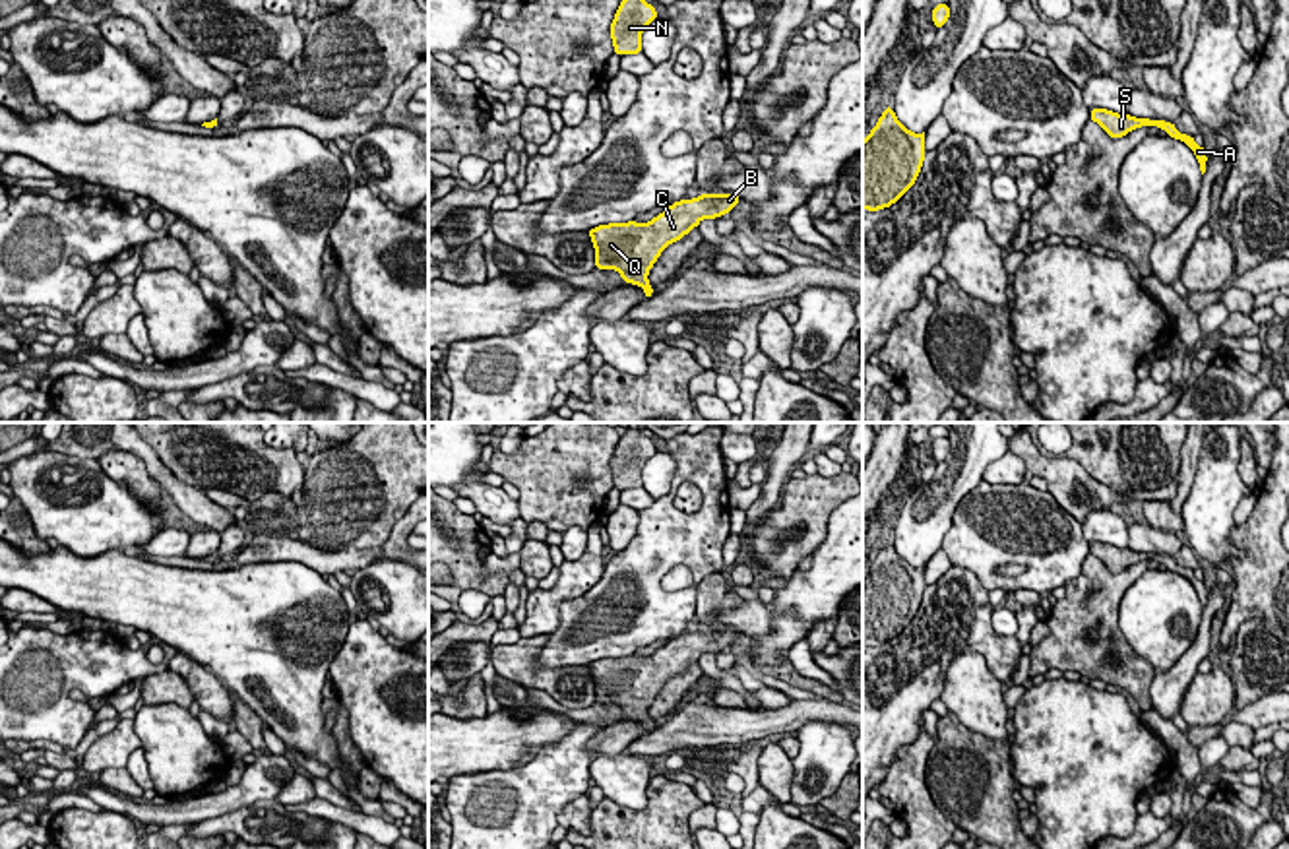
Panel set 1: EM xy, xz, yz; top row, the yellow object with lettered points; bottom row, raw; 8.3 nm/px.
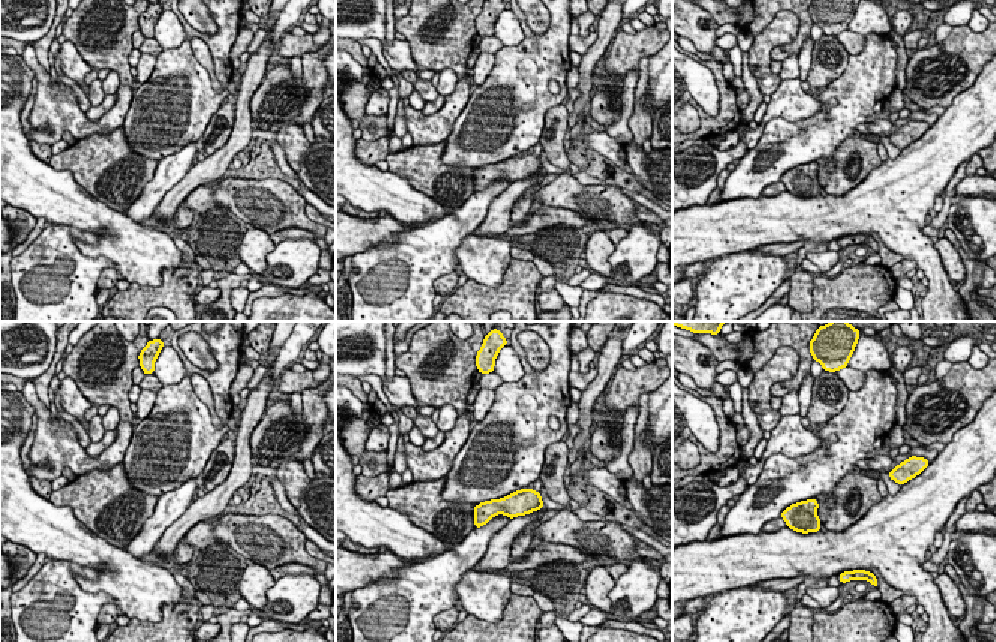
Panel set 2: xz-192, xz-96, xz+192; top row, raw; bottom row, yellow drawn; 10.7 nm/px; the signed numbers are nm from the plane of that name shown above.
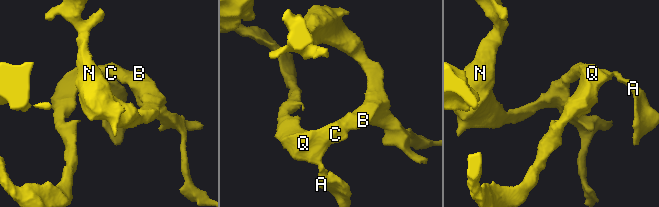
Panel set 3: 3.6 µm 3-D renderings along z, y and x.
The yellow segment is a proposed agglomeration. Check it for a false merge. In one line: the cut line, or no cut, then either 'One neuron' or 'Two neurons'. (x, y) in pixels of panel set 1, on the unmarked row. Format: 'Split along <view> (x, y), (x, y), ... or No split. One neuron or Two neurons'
No split. One neuron

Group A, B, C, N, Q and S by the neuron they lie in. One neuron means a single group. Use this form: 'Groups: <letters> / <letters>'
Groups: A B C N Q S

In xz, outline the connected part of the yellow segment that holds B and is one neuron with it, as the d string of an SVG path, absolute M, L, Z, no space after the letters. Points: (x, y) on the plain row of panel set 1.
M700 628L694 634L671 638L647 657L609 657L589 663L597 704L616 704L622 717L644 723L645 735L653 731L647 708L661 686L686 671L702 653L727 649L739 636L737 628Z

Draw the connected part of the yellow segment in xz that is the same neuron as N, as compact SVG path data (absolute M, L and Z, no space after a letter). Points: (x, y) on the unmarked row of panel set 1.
M626 428L626 432L618 438L618 444L609 463L614 488L640 488L642 467L657 452L657 442L644 436L642 428Z

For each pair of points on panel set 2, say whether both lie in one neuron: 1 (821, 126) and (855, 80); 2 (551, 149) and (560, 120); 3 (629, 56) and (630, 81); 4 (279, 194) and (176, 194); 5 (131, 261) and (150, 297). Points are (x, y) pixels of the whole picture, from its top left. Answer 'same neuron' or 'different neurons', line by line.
1: same neuron
2: same neuron
3: different neurons
4: different neurons
5: different neurons

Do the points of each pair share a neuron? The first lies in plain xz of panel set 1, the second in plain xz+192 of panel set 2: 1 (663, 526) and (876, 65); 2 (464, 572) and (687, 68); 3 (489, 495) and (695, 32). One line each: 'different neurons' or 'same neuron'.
1: same neuron
2: different neurons
3: same neuron

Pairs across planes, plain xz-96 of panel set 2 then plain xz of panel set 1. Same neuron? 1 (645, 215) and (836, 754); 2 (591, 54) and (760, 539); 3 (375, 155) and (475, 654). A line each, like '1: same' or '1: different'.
1: different
2: different
3: different

